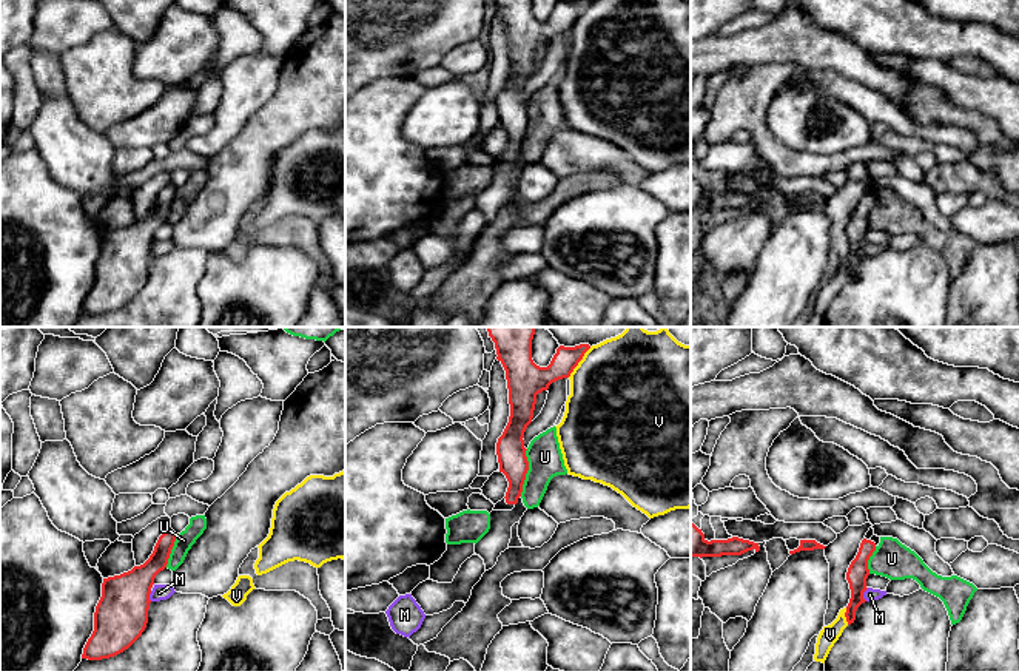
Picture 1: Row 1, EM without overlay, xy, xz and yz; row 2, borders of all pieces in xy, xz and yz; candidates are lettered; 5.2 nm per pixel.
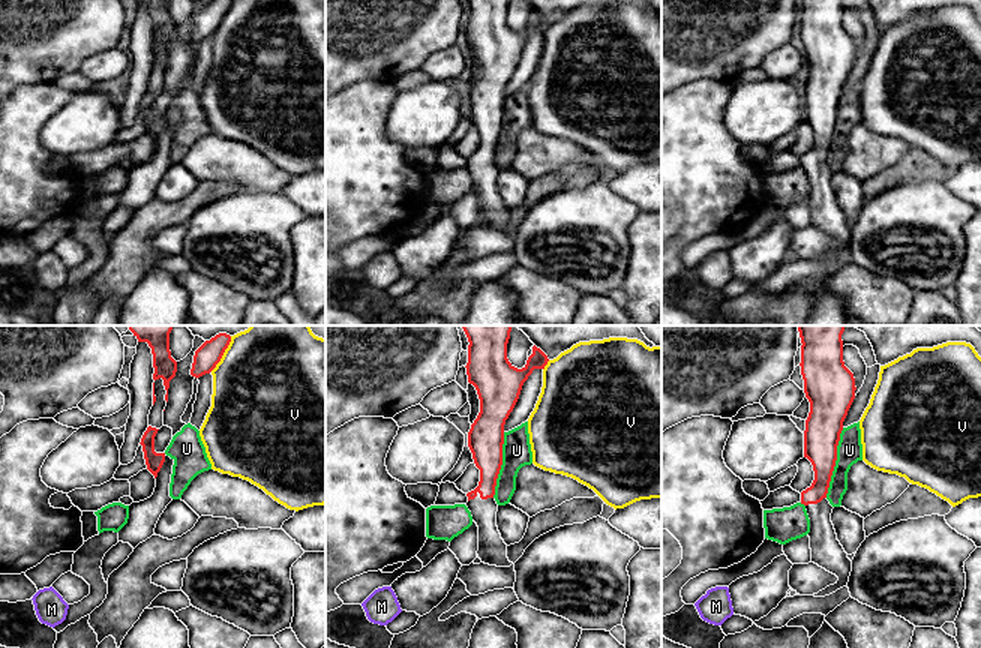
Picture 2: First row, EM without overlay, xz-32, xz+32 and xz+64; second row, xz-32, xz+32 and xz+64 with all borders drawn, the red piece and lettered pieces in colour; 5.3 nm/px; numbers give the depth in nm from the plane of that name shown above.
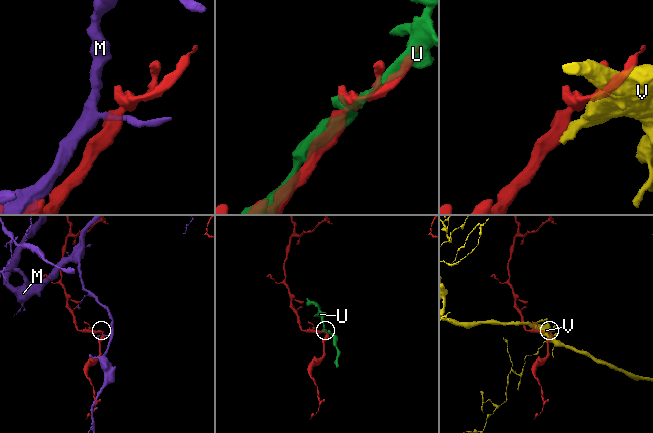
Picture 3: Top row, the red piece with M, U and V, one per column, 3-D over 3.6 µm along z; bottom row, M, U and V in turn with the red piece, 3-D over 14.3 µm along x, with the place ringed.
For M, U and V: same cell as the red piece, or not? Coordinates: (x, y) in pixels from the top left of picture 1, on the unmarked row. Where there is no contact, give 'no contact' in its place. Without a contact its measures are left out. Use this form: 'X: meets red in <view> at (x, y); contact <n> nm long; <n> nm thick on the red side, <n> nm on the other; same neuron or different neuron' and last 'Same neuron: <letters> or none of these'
M: meets red in yz at (862, 249); contact 70 nm long; 110 nm thick on the red side, 70 nm on the other; different neuron
U: meets red in xz at (526, 127); contact 260 nm long; 150 nm thick on the red side, 180 nm on the other; different neuron
V: meets red in xz at (578, 16); contact 200 nm long; 140 nm thick on the red side, 480 nm on the other; different neuron
Same neuron: none of these

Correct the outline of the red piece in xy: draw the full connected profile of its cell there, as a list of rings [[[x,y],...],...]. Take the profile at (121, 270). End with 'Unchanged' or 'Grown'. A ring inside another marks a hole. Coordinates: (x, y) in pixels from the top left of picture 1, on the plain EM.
[[[163,187],[150,213],[120,230],[103,233],[102,251],[94,267],[94,285],[82,313],[102,315],[128,304],[148,278],[150,248],[156,230],[168,219],[177,188]]]. Unchanged

